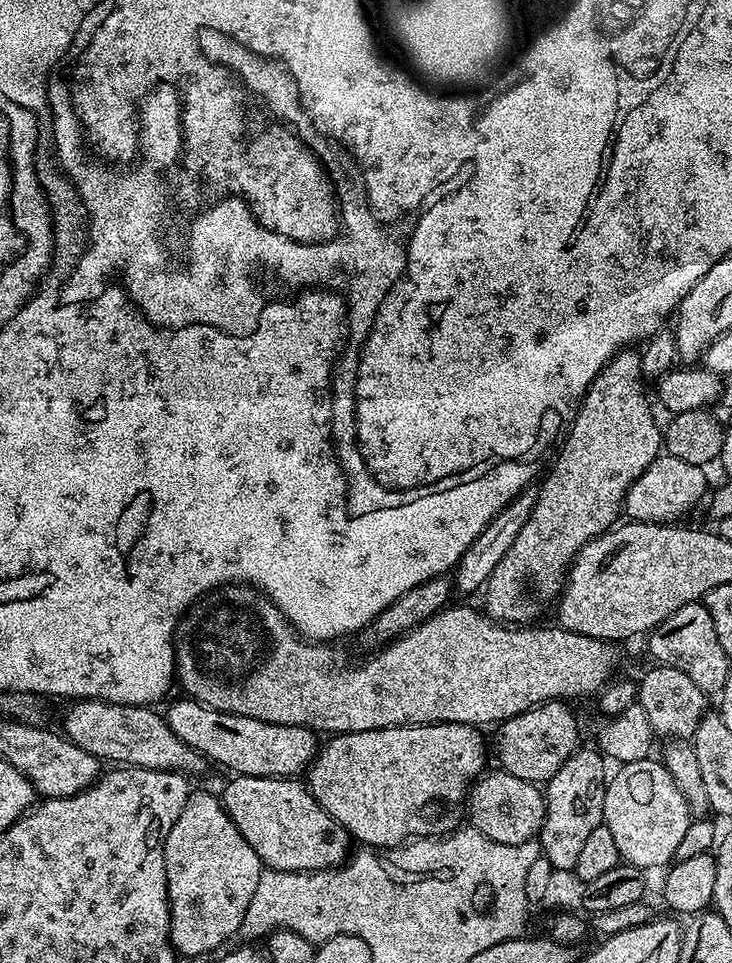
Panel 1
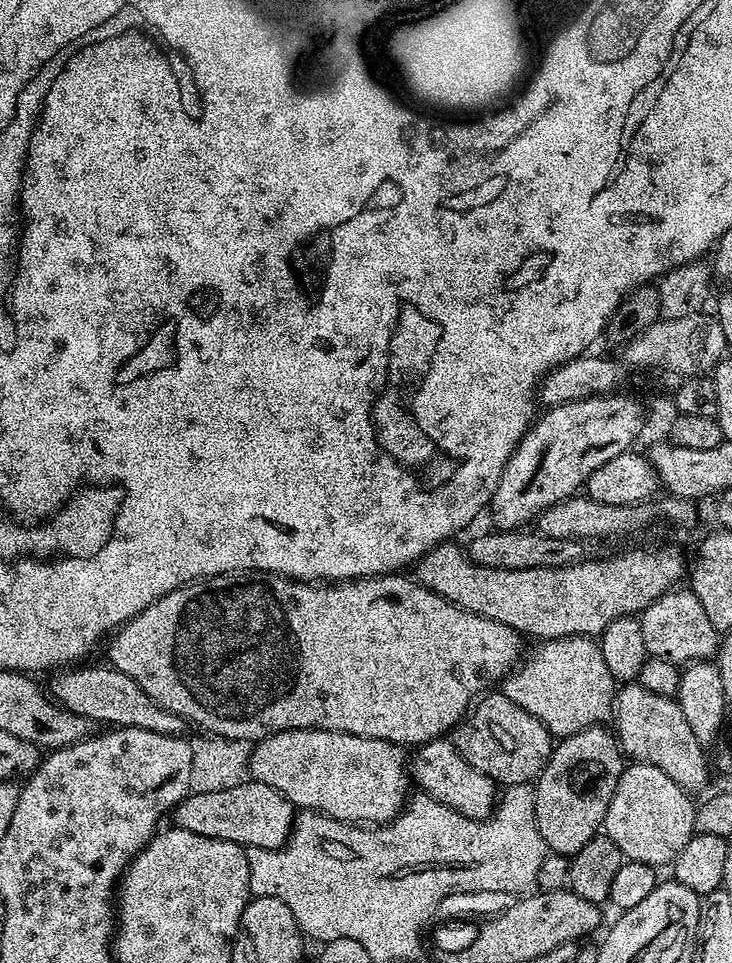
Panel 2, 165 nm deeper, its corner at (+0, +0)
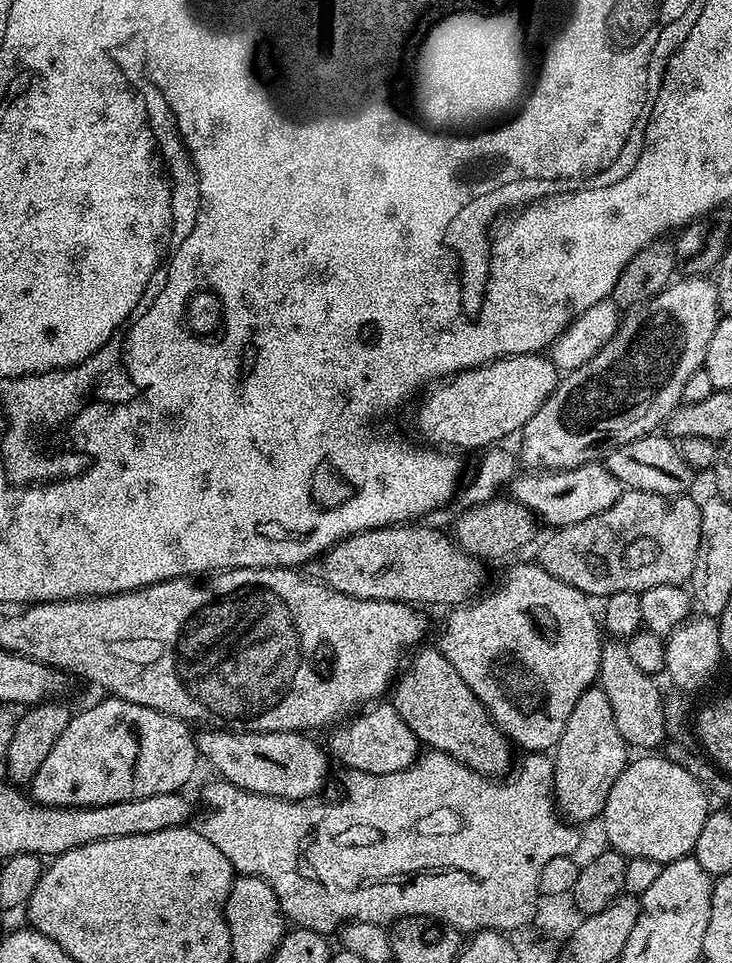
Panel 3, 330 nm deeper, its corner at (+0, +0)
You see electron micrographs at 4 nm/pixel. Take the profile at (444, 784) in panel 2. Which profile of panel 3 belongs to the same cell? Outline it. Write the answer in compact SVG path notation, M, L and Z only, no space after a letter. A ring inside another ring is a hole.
M376 702L357 711L351 719L341 723L332 734L331 759L341 760L346 766L345 769L353 772L365 772L375 776L394 774L415 764L422 752L420 741L412 733L410 726L402 722L398 710L391 702Z

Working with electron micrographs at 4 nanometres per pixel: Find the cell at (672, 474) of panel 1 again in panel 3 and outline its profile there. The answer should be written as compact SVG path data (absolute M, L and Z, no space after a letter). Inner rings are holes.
M604 462L583 464L577 468L528 470L517 475L510 484L511 499L529 508L543 523L545 520L552 530L582 522L594 514L602 514L602 510L610 510L625 490L624 484L610 474Z

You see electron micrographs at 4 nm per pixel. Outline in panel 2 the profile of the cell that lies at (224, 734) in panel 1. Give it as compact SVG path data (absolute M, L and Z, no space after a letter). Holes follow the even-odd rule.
M68 666L51 673L52 681L46 684L46 688L57 704L69 708L74 714L82 714L87 720L100 726L151 730L167 736L184 736L187 733L187 721L154 703L146 694L146 690L142 690L142 686L134 682L134 678L111 666L80 667L84 666Z

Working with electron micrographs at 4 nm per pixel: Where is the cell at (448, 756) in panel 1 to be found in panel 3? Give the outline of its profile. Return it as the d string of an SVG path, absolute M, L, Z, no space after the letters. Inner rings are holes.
M223 728L200 730L195 733L196 751L217 768L219 775L235 788L253 792L259 796L274 796L278 800L303 800L316 798L324 788L328 776L330 756L304 732L225 732Z

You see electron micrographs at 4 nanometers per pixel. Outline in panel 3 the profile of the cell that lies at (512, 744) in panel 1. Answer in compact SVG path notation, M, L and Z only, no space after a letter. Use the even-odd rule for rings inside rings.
M439 647L423 648L415 653L417 656L413 658L412 665L409 668L407 665L399 673L390 696L390 702L398 710L402 722L406 722L421 745L431 751L445 752L483 776L503 777L503 772L512 764L512 741L488 717L488 711L482 702L478 702L474 690L462 682L458 670L450 666Z

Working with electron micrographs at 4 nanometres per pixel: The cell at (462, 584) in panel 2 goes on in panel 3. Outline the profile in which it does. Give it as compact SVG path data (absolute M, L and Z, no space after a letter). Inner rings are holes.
M423 523L368 528L339 540L319 557L319 579L354 598L397 600L413 606L469 603L485 587L485 561L465 552L449 533L447 536L436 528L423 528L420 524Z

